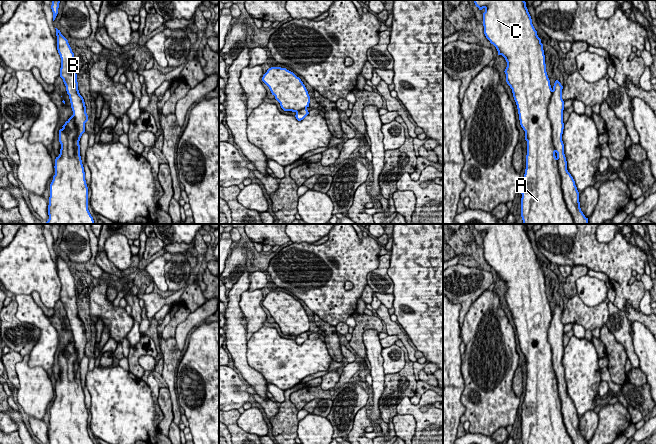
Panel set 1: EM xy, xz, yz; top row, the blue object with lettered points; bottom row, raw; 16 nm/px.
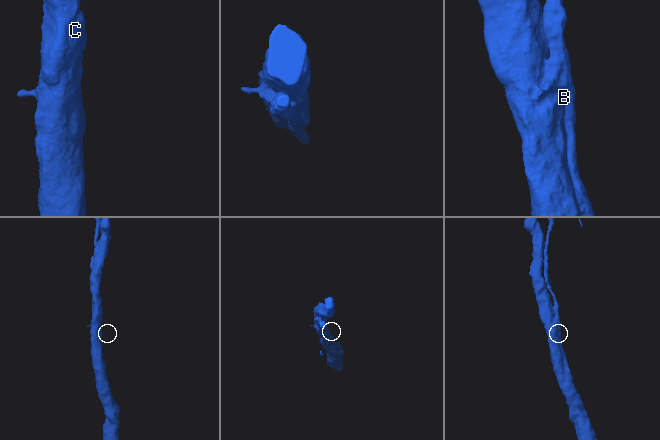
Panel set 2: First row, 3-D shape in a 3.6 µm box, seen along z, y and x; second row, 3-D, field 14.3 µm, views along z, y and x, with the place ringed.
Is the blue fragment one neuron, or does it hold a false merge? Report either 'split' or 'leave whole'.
leave whole

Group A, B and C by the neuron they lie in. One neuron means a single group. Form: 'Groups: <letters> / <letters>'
Groups: A B C

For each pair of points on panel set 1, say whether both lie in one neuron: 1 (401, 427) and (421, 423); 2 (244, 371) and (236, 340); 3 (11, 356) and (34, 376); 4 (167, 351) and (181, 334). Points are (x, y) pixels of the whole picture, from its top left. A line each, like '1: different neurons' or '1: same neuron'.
1: different neurons
2: same neuron
3: different neurons
4: different neurons

